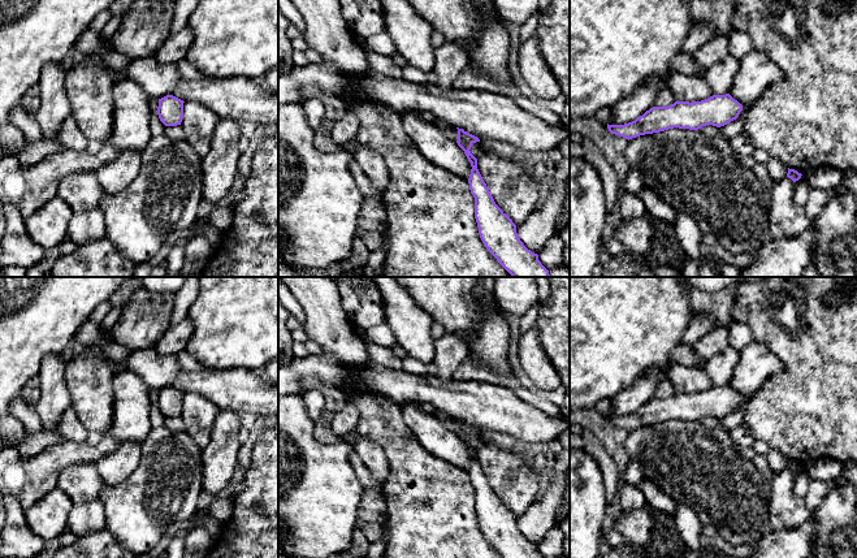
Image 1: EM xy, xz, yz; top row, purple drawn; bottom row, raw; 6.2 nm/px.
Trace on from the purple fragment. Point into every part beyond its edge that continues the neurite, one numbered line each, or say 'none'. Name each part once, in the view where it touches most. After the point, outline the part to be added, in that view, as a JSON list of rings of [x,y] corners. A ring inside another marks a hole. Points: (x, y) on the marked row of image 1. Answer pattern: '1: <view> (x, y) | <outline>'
none

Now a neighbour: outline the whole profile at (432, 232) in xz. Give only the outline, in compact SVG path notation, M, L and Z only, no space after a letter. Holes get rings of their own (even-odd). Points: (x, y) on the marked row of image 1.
M351 100L346 108L360 121L359 144L378 152L390 173L381 194L388 219L381 277L512 277L480 238L468 181L428 161L394 111L372 100Z

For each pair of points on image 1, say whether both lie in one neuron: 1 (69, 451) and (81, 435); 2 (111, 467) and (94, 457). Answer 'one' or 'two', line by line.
1: two
2: two

